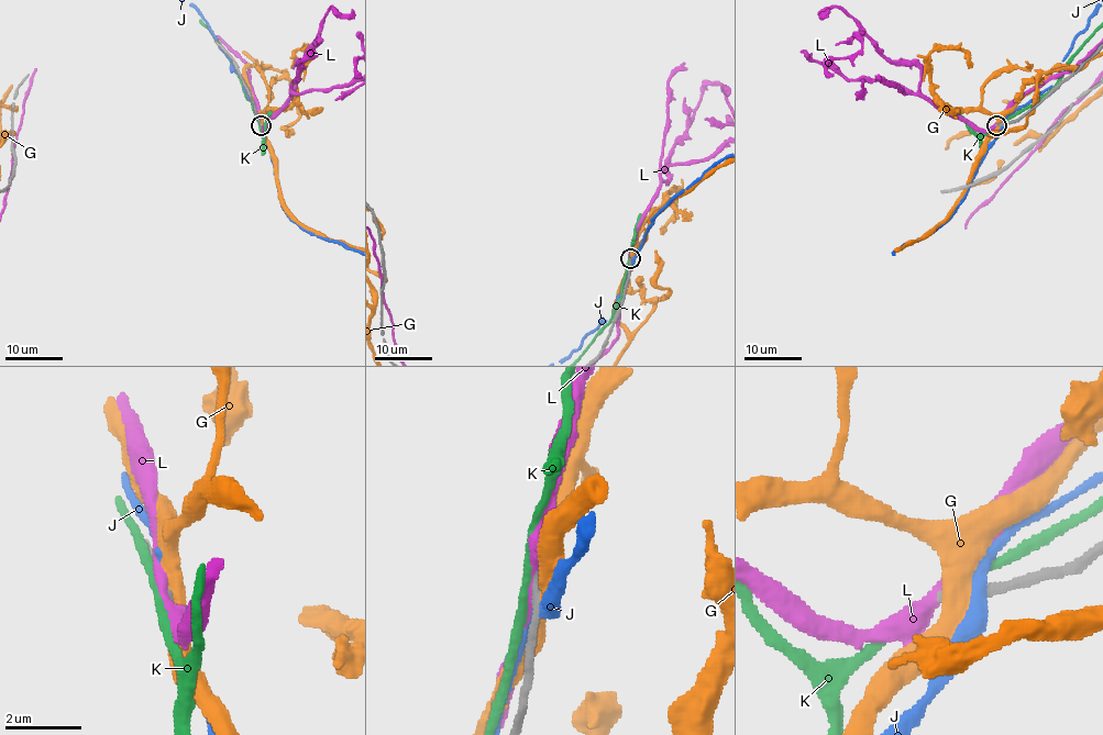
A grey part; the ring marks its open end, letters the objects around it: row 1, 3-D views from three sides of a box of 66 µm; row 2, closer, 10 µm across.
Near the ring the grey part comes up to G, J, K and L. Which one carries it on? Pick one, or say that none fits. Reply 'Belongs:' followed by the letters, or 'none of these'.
Belongs: none of these

